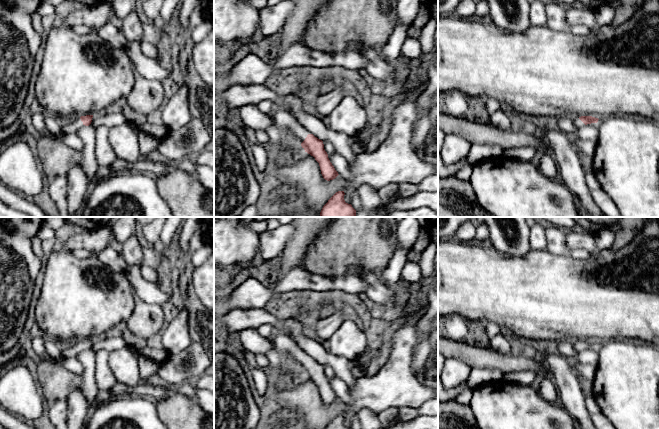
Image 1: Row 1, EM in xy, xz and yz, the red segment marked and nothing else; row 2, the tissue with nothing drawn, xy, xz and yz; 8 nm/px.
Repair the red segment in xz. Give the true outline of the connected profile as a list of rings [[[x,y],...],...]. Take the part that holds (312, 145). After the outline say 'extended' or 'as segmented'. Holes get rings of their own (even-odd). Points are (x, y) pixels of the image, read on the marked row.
[[[277,108],[272,115],[275,126],[284,136],[293,142],[299,143],[302,148],[313,156],[319,163],[321,174],[327,181],[335,179],[339,174],[328,158],[323,141],[309,134],[289,111]]] | extended

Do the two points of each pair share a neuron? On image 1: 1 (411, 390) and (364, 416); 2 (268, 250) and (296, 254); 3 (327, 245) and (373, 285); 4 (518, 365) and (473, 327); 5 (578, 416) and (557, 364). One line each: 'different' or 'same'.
1: different
2: different
3: different
4: different
5: same

